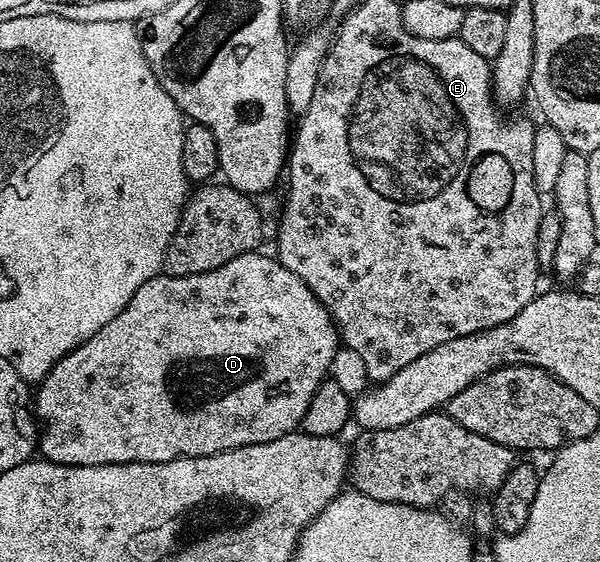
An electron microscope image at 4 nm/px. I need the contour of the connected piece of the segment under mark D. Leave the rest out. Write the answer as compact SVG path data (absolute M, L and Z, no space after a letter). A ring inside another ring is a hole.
M263 251L246 253L237 259L229 259L229 263L225 263L221 267L217 267L213 271L205 271L197 275L185 275L184 277L172 277L170 275L160 275L149 279L145 283L141 283L141 287L137 287L137 295L133 295L133 299L129 299L129 303L121 311L121 315L117 315L114 319L109 319L109 323L105 323L105 327L101 327L101 331L97 331L97 335L93 335L93 339L89 339L85 343L81 343L69 355L65 355L52 367L42 381L38 382L37 388L33 393L33 416L37 422L37 449L41 454L42 460L52 461L53 463L61 463L62 465L112 465L113 463L165 463L172 461L178 457L208 457L209 455L217 455L224 453L230 449L237 447L249 447L257 443L269 443L273 439L281 439L281 435L289 435L296 432L303 424L303 416L309 407L309 399L317 391L317 387L322 381L328 380L331 364L335 361L335 356L341 350L341 338L339 331L335 327L335 320L329 315L329 311L317 299L309 287L305 287L305 283L301 283L301 279L297 279L297 275L293 275L293 271L289 271L284 265L279 264L274 256L266 257Z

